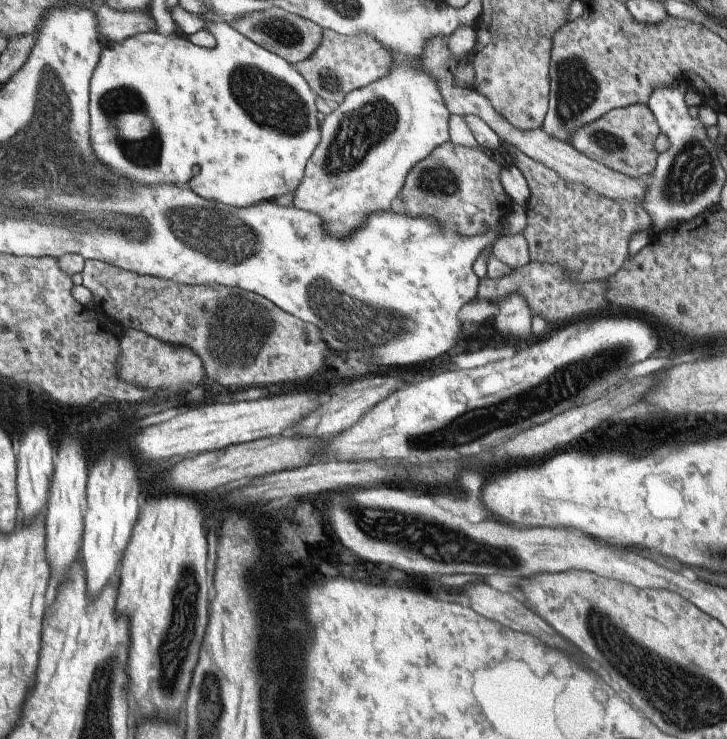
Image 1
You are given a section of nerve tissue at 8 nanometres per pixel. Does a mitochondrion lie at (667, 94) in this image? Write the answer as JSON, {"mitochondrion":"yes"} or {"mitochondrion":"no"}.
{"mitochondrion":"no"}

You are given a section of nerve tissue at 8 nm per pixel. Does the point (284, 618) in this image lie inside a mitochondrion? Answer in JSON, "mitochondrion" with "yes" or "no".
{"mitochondrion":"no"}

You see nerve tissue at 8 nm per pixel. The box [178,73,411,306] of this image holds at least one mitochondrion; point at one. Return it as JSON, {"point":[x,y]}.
{"point":[359,132]}

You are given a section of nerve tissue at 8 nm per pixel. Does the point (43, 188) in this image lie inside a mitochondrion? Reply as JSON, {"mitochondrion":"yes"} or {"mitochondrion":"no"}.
{"mitochondrion":"yes"}

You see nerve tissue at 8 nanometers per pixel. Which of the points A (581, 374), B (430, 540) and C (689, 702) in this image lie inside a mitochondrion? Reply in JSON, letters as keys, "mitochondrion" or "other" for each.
{"A":"mitochondrion","B":"mitochondrion","C":"mitochondrion"}

